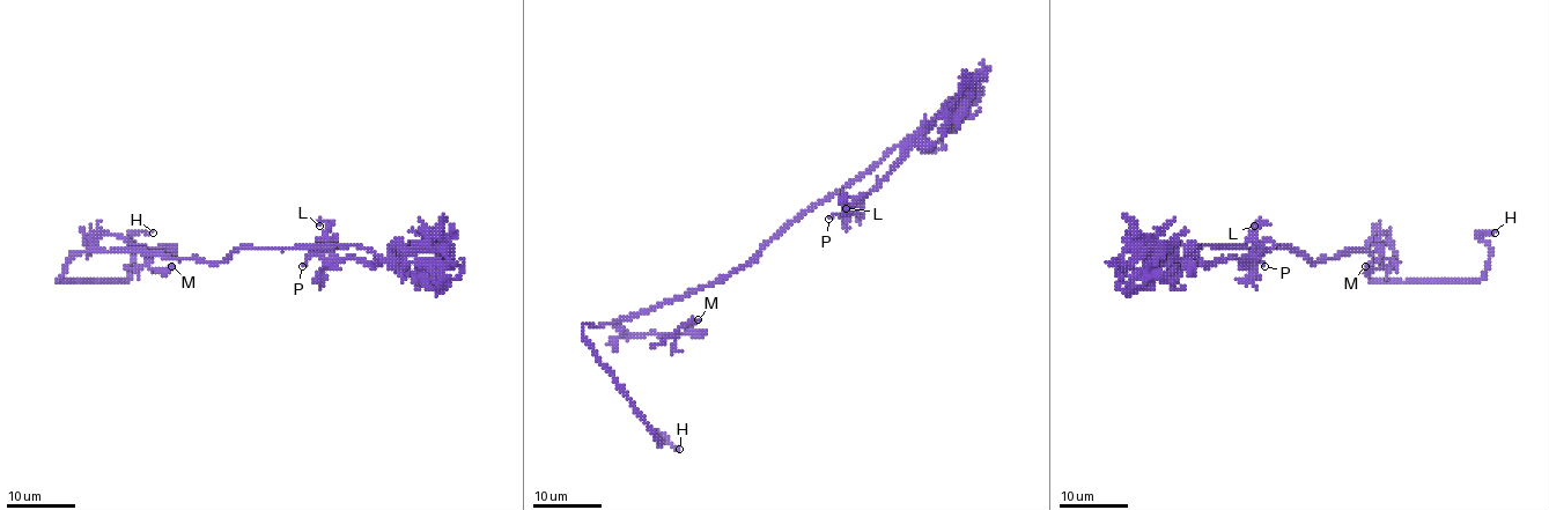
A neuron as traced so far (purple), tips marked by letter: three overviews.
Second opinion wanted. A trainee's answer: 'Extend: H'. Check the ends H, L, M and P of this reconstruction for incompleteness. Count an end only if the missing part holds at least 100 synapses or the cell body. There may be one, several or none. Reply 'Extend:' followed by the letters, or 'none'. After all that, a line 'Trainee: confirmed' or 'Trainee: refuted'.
Extend: H
Trainee: confirmed

